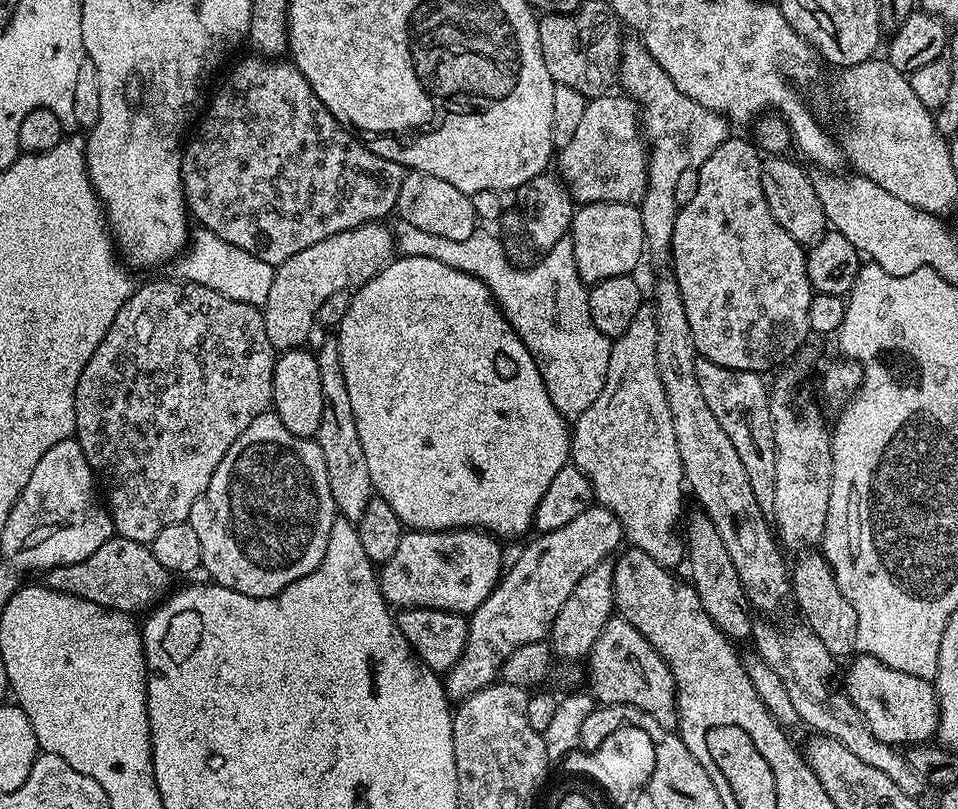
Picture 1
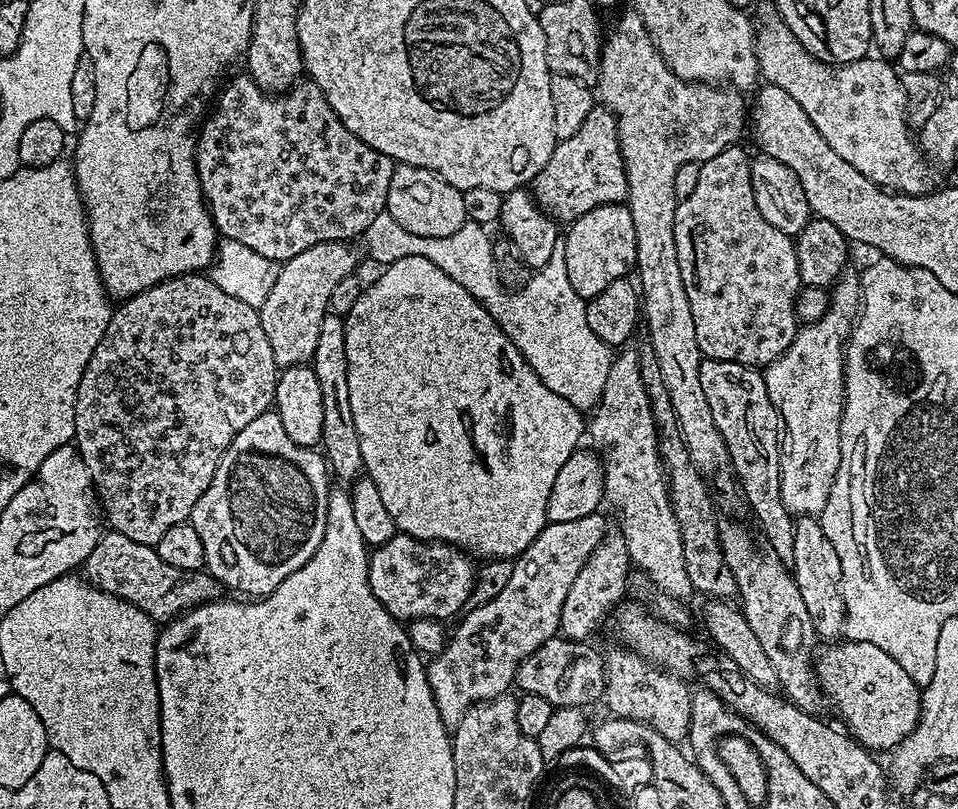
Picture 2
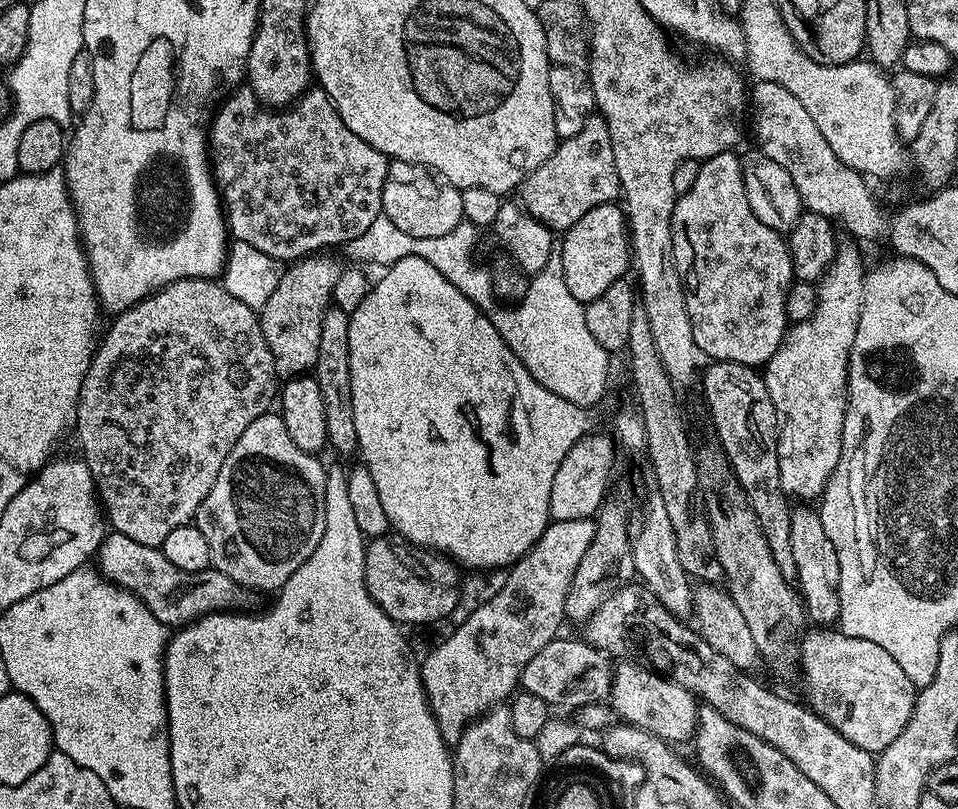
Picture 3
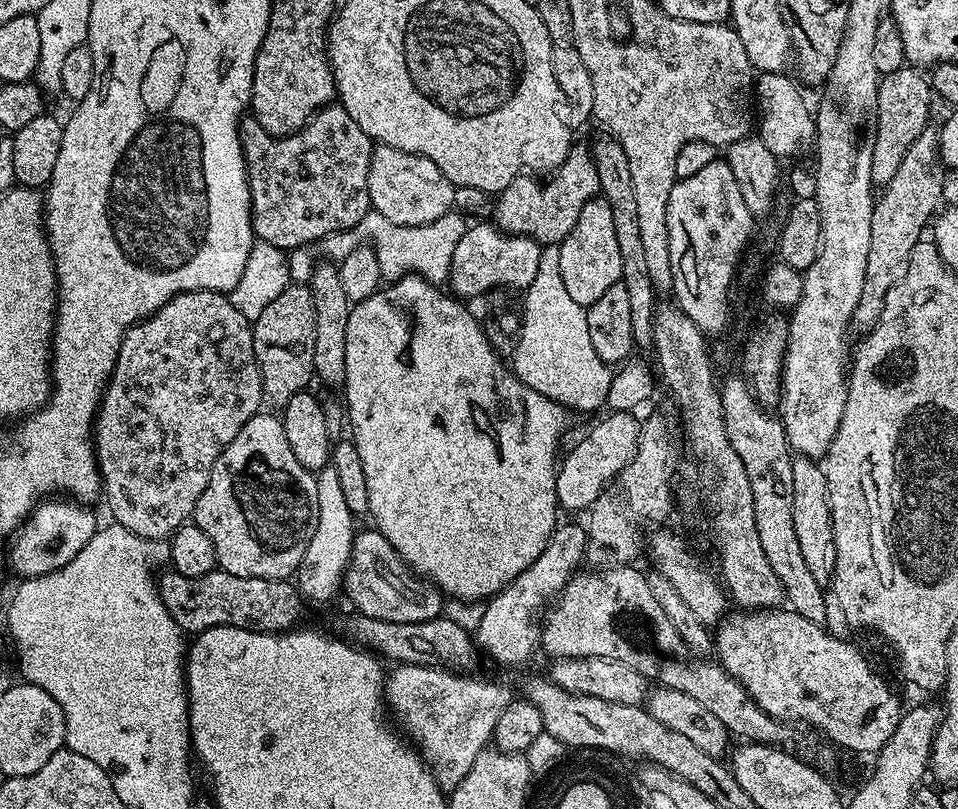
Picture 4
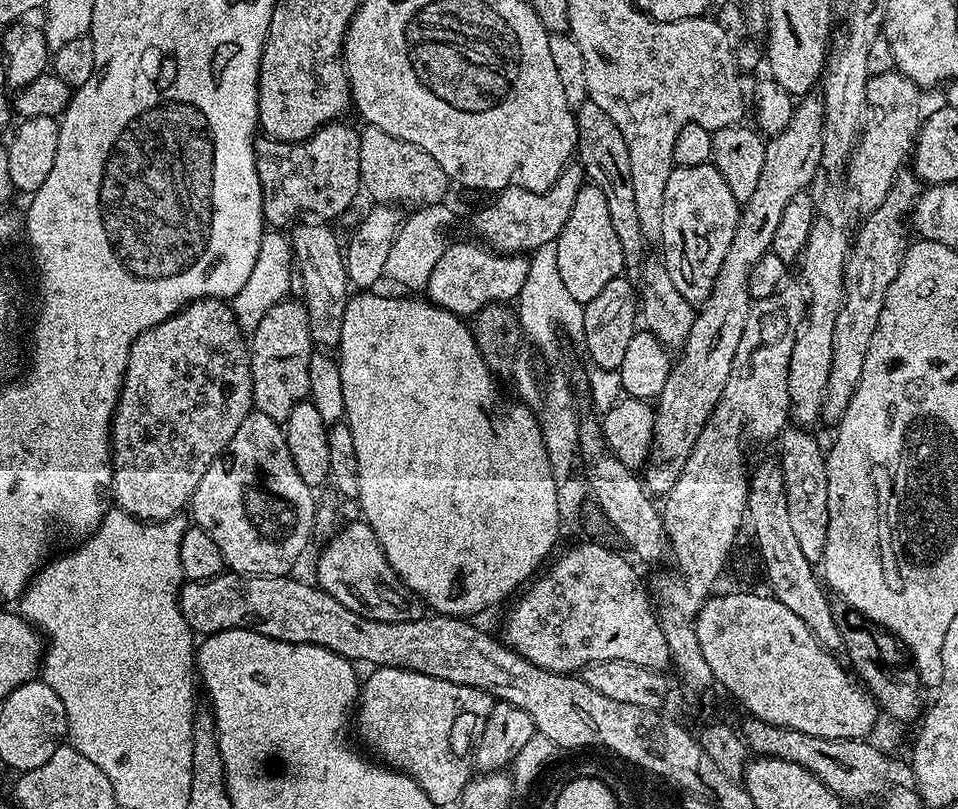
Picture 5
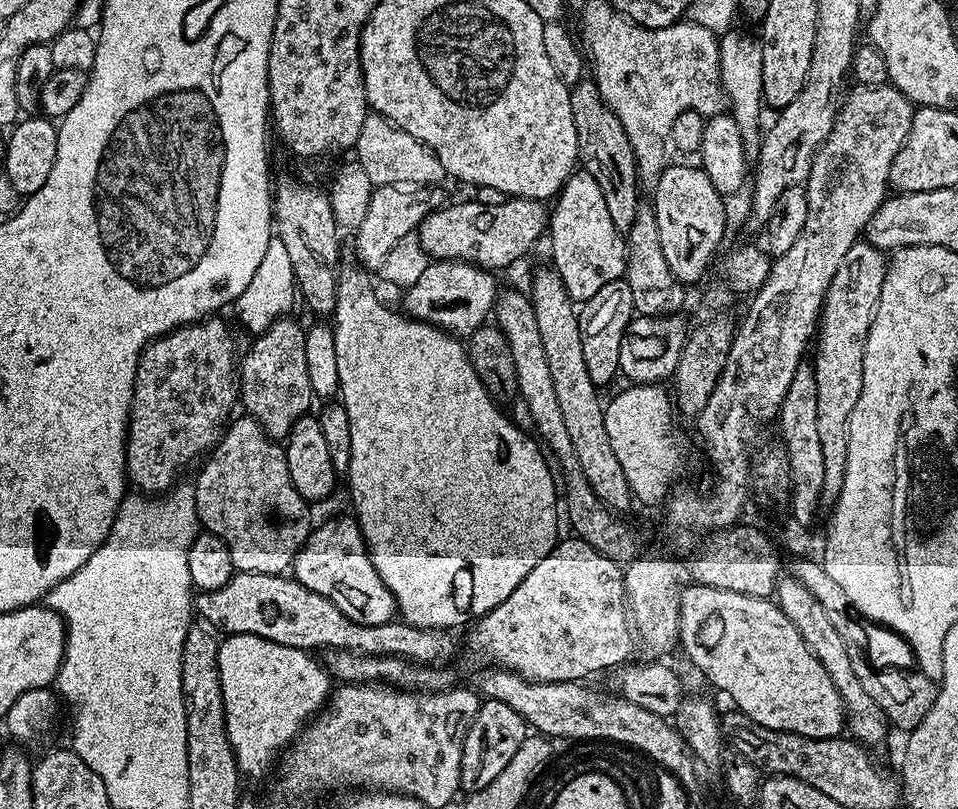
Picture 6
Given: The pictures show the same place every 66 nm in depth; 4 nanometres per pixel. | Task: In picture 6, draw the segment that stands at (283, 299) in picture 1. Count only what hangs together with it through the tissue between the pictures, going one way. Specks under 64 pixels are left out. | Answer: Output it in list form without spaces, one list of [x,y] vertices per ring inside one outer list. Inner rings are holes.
[[[292,318],[275,320],[265,332],[259,333],[256,340],[248,348],[248,353],[243,353],[238,364],[238,400],[243,411],[254,417],[258,426],[268,436],[268,439],[277,442],[283,441],[290,434],[294,422],[298,418],[309,415],[312,404],[312,372],[308,369],[308,340],[304,332],[292,321]]]

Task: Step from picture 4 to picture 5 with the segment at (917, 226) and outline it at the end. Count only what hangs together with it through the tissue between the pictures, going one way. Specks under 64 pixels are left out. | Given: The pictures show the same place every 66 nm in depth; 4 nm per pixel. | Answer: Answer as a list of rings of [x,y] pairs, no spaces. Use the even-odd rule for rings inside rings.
[[[901,170],[894,178],[890,186],[890,194],[870,213],[863,217],[864,225],[860,228],[860,233],[855,233],[848,250],[848,260],[844,263],[844,301],[838,310],[838,322],[834,322],[834,352],[830,358],[830,378],[826,382],[824,391],[824,401],[820,411],[823,423],[839,425],[840,419],[846,414],[846,406],[850,406],[850,398],[854,398],[854,390],[858,386],[858,378],[862,378],[862,365],[866,362],[866,350],[870,350],[870,338],[874,338],[874,330],[880,321],[882,306],[886,302],[886,294],[898,278],[900,263],[904,260],[904,251],[908,249],[909,237],[904,237],[906,232],[906,221],[909,219],[912,207],[916,205],[917,198],[922,191],[921,181],[915,172],[911,170]]]

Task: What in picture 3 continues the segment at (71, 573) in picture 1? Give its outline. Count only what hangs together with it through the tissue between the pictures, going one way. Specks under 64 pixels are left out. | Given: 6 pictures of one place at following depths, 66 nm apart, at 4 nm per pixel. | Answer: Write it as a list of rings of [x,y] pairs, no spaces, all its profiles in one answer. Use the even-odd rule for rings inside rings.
[[[115,530],[105,535],[98,553],[99,560],[99,567],[107,579],[133,590],[151,613],[166,626],[195,624],[204,616],[216,613],[235,613],[243,609],[240,607],[250,596],[249,589],[234,582],[234,578],[226,578],[226,574],[217,568],[197,572],[178,570],[178,566],[171,564],[160,548],[142,546],[142,542],[134,542],[134,538],[126,538],[126,534]]]

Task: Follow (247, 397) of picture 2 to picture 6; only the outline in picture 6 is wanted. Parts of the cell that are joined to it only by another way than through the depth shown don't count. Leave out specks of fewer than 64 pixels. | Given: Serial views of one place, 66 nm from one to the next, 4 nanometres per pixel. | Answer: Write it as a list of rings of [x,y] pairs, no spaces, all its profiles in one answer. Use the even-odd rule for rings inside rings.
[[[205,318],[196,321],[195,324],[187,324],[184,328],[176,328],[173,332],[167,332],[165,336],[159,336],[144,347],[140,355],[136,381],[134,382],[134,394],[132,395],[132,409],[128,412],[128,439],[124,445],[124,466],[127,479],[133,489],[144,494],[160,494],[173,487],[181,479],[180,471],[187,464],[192,464],[196,459],[199,461],[209,450],[215,448],[216,441],[220,439],[230,417],[233,415],[232,407],[238,404],[238,352],[236,356],[236,344],[232,341],[232,332],[223,324],[220,318]]]

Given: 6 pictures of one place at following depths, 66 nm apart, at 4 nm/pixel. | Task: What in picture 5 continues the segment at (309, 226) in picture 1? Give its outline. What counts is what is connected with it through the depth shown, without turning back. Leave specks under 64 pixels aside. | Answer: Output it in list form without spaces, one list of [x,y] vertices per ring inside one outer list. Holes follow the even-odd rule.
[[[337,122],[322,126],[309,140],[298,144],[257,139],[256,169],[262,186],[264,222],[269,229],[287,229],[300,218],[295,216],[303,212],[309,212],[312,215],[309,217],[332,222],[328,220],[342,215],[362,192],[360,132],[352,129],[348,122]]]

